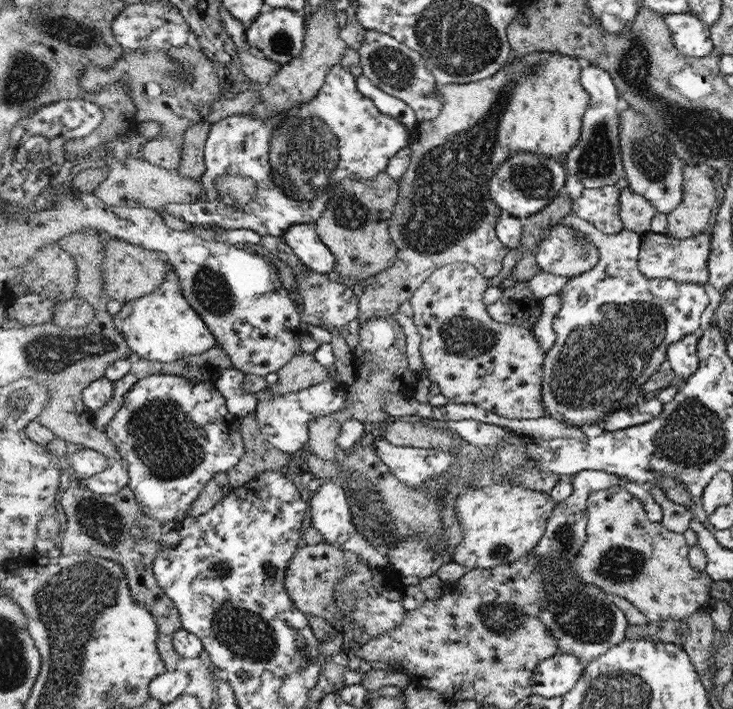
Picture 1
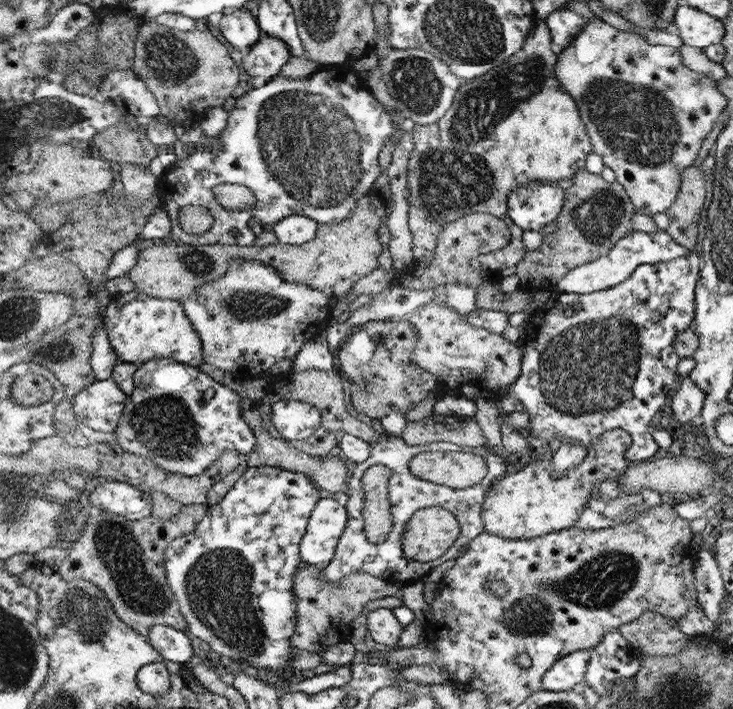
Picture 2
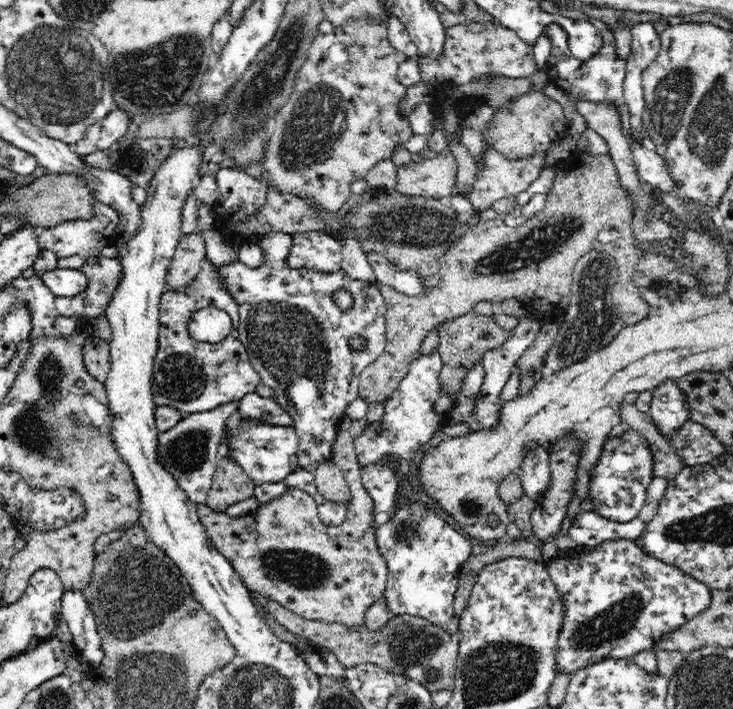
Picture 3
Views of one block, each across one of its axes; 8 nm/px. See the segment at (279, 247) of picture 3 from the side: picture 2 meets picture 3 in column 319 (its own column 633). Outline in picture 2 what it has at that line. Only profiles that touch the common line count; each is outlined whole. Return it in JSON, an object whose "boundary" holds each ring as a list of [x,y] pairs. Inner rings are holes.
{"boundary":[[[698,251],[668,262],[643,264],[623,283],[588,294],[556,292],[534,312],[538,332],[530,332],[523,354],[523,372],[512,385],[512,396],[517,398],[530,414],[526,434],[541,442],[542,448],[552,440],[576,442],[583,447],[596,444],[609,431],[622,429],[631,436],[626,452],[630,463],[652,458],[660,445],[650,434],[652,416],[662,410],[668,390],[676,378],[674,366],[678,358],[672,342],[695,320],[695,290],[702,274]]]}

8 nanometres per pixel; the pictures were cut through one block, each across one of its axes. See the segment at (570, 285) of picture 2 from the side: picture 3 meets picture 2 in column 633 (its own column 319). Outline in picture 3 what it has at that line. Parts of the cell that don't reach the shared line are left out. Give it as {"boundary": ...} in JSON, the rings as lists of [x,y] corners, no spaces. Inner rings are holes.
{"boundary":[[[320,230],[292,234],[292,248],[286,263],[293,269],[333,275],[342,269],[342,242]]]}

